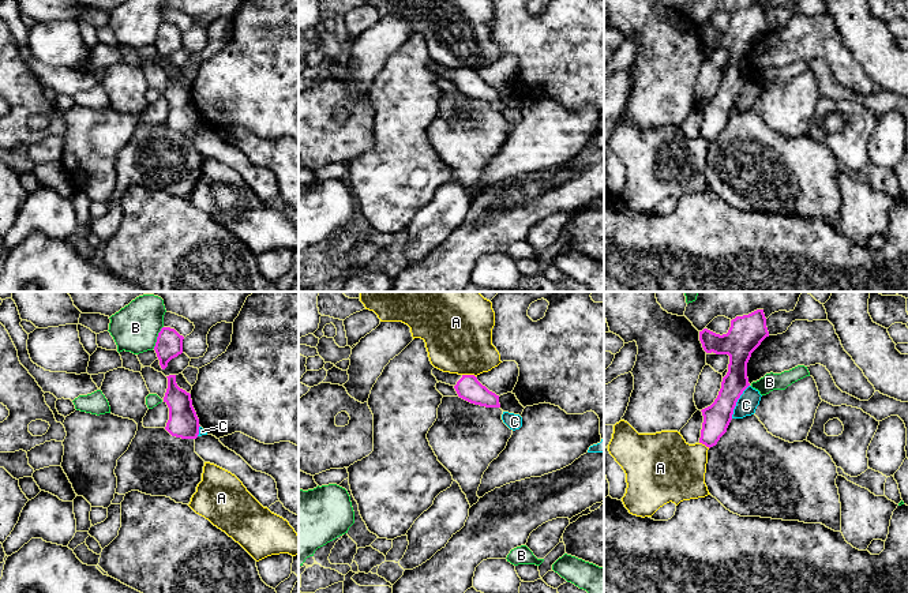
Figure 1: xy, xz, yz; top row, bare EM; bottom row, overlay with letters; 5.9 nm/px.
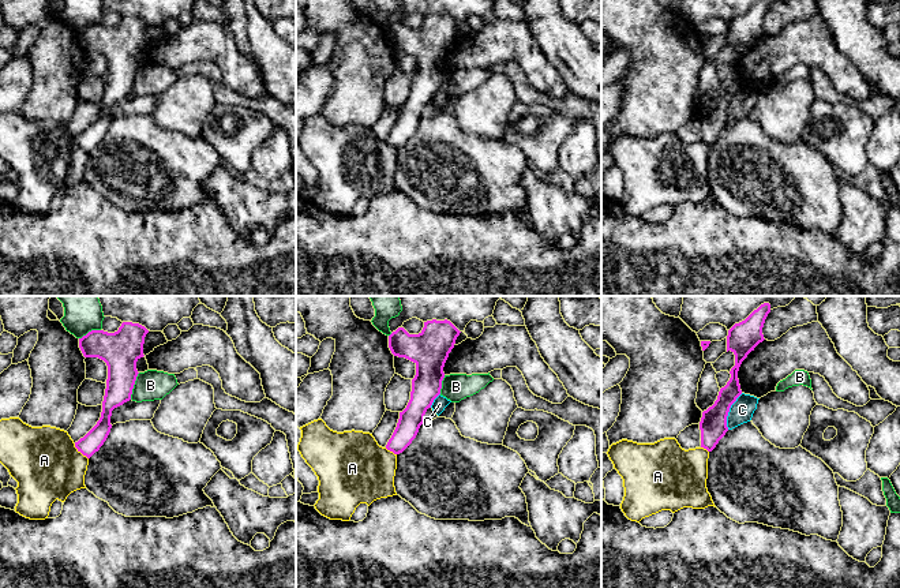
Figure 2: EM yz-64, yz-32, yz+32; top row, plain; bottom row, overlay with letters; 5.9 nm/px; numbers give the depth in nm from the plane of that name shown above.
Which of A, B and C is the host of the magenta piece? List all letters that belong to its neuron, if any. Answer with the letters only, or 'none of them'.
none of them

